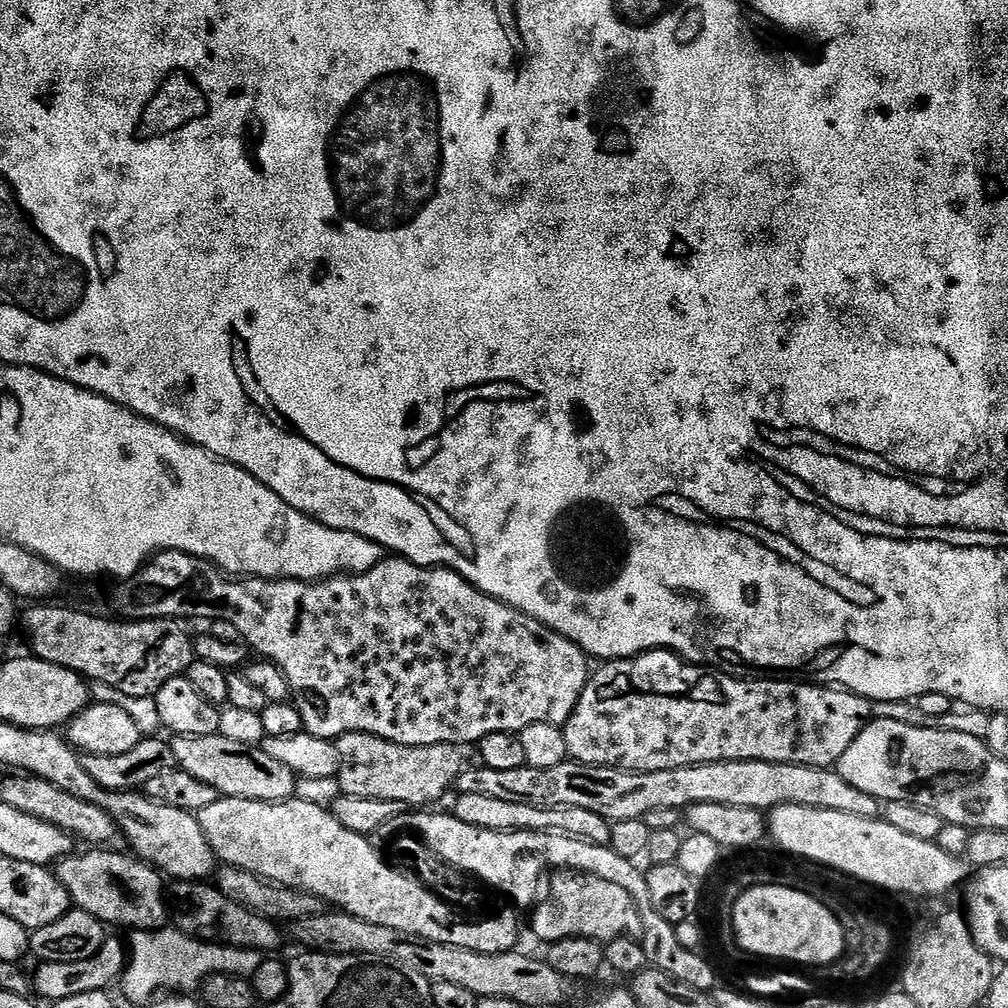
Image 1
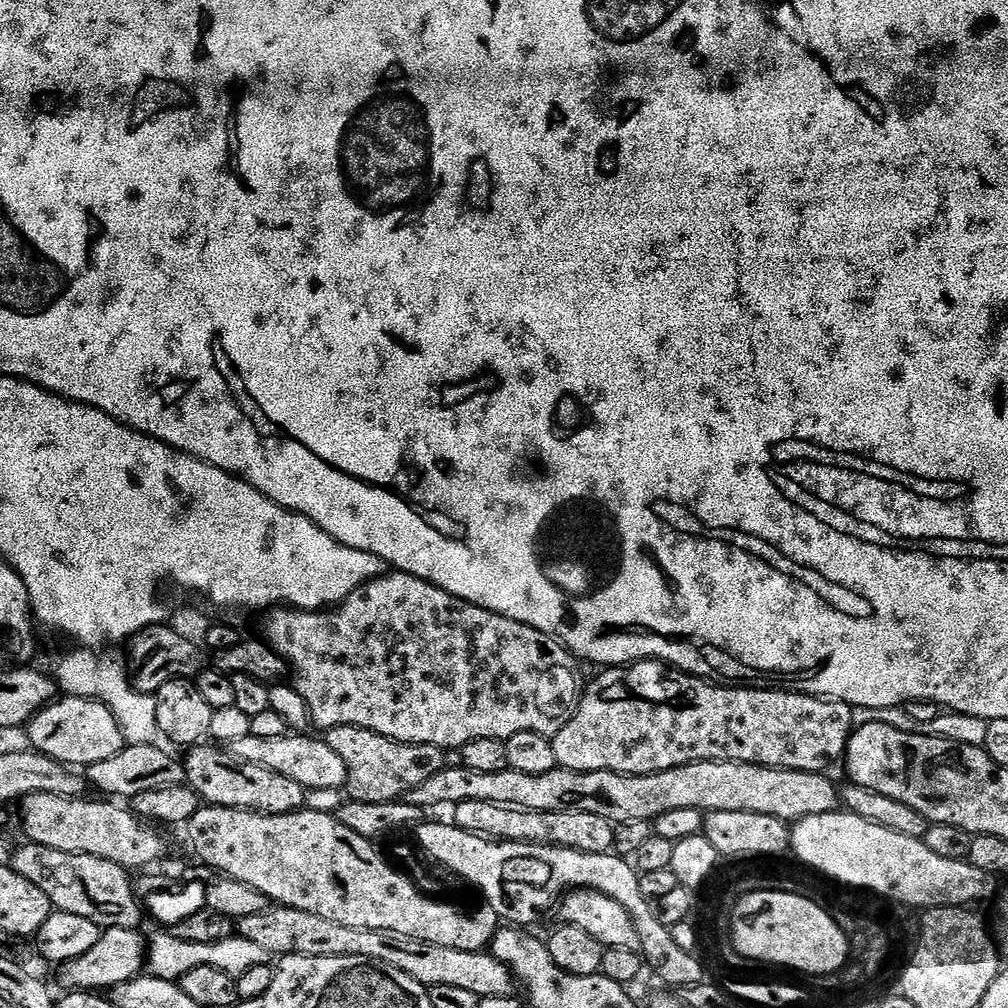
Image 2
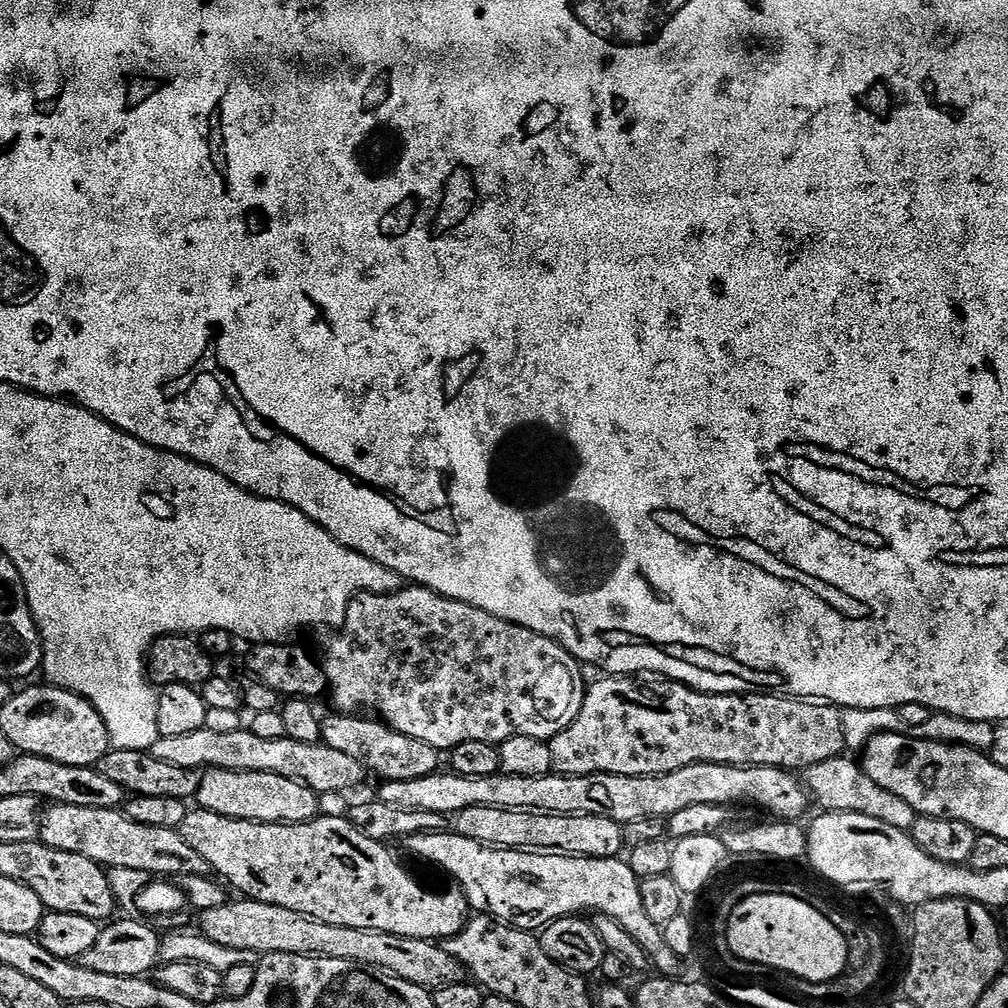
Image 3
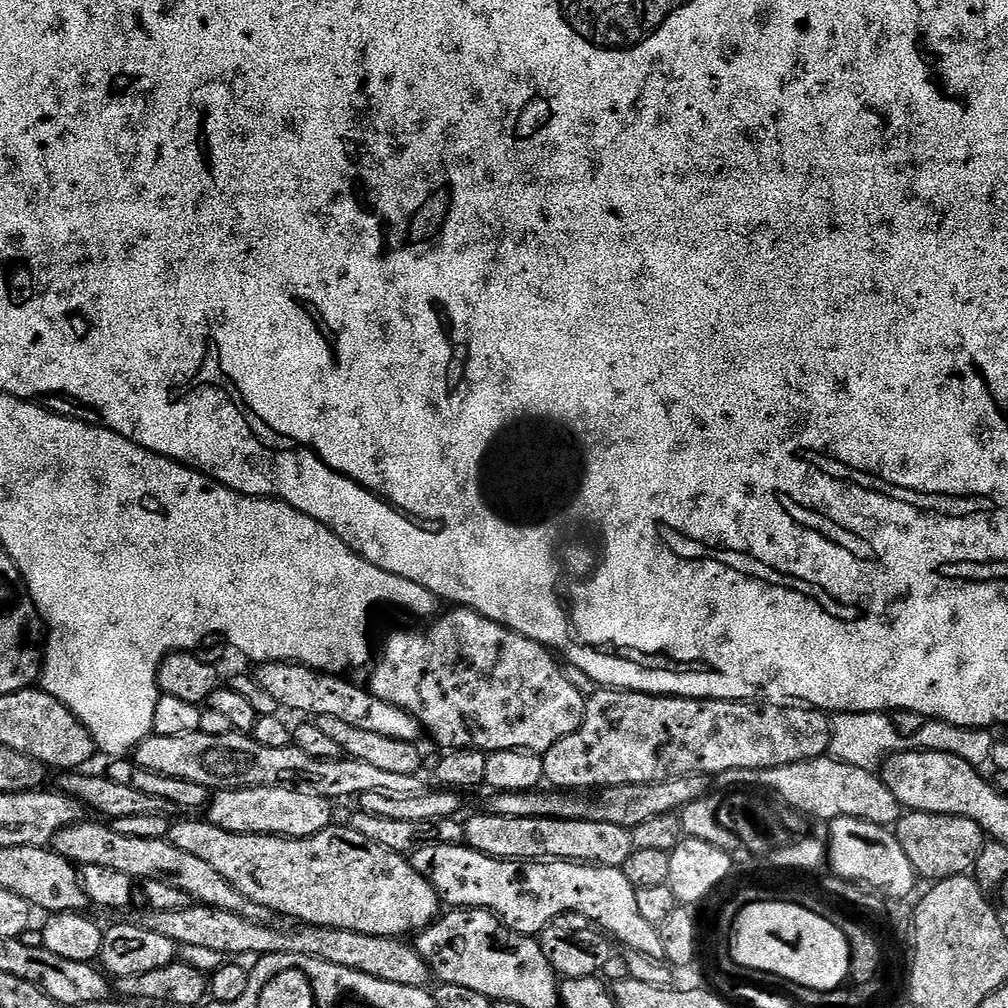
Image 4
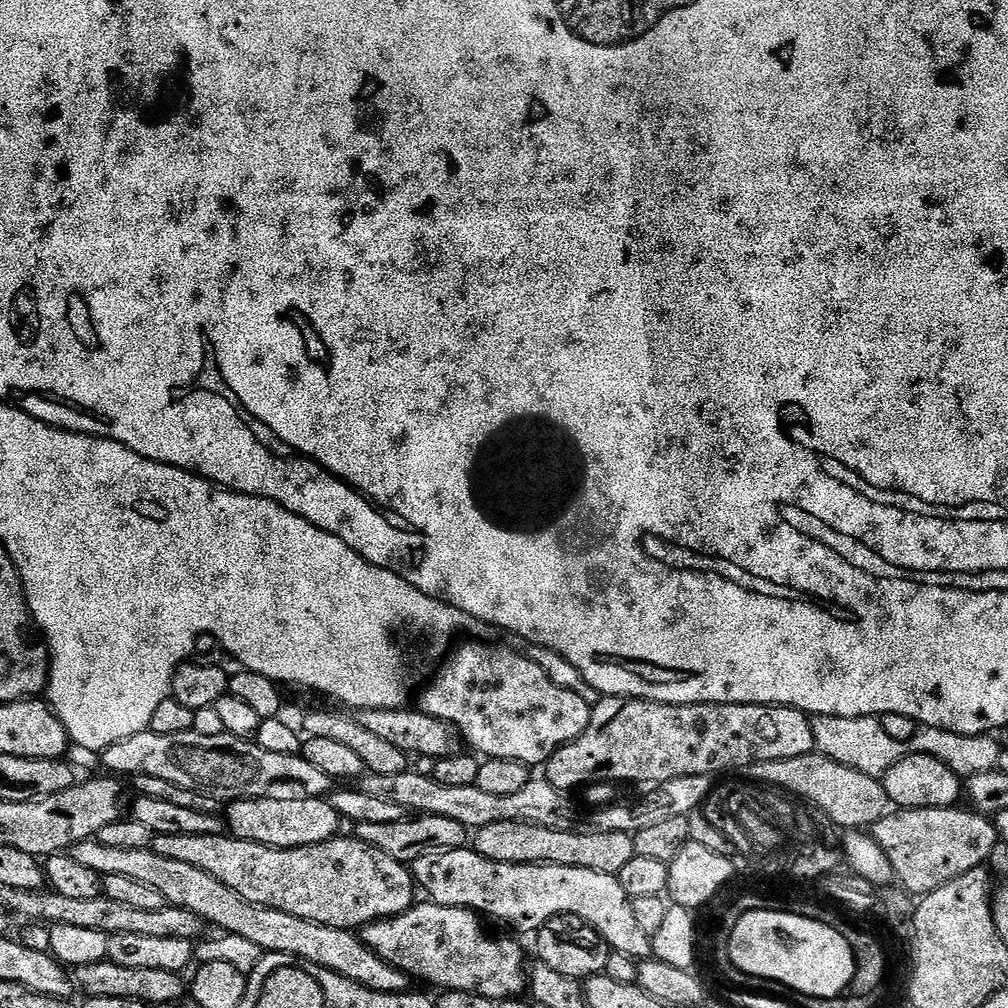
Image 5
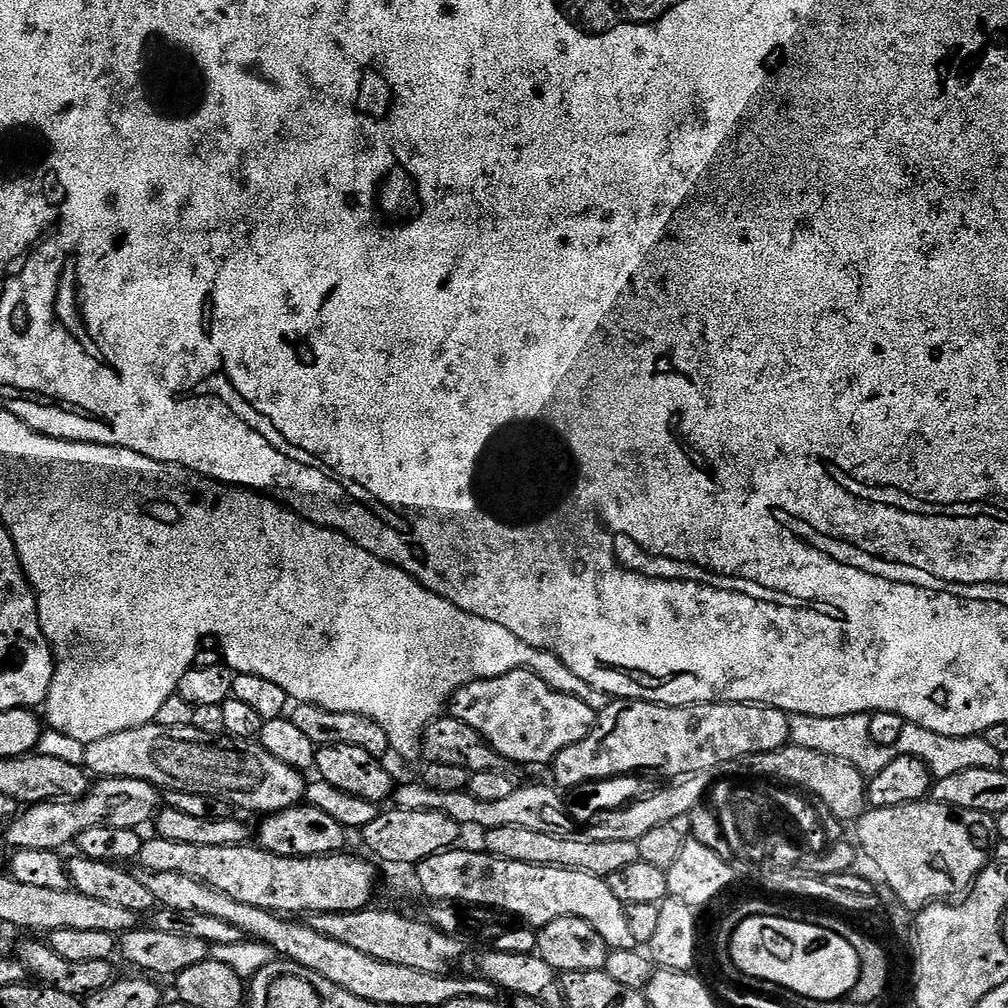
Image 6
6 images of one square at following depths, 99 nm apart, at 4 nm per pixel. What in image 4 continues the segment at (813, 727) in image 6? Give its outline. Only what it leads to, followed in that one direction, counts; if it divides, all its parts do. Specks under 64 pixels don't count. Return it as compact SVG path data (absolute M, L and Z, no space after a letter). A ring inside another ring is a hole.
M838 712L831 717L831 721L832 737L828 752L832 759L841 760L850 766L858 766L867 772L883 769L884 761L899 751L949 752L977 766L987 765L992 758L994 736L986 728L963 728L941 720L933 720L927 721L922 730L918 730L918 734L901 736L891 715L883 712Z

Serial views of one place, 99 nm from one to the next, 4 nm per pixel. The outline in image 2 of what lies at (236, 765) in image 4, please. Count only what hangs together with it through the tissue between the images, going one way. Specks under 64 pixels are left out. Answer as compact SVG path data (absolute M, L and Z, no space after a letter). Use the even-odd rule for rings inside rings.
M289 734L282 738L258 738L250 735L238 738L230 746L230 751L246 762L254 762L254 766L266 766L266 770L274 770L274 774L286 774L286 778L294 778L305 790L312 788L316 792L332 792L335 788L343 789L348 782L346 762L330 750L327 739L311 740L308 734Z

